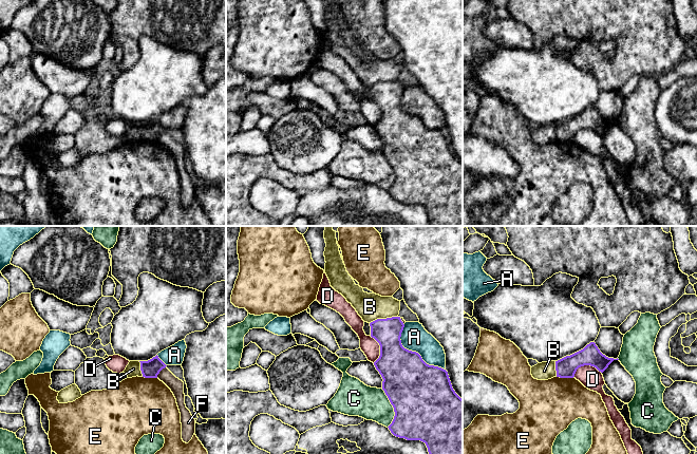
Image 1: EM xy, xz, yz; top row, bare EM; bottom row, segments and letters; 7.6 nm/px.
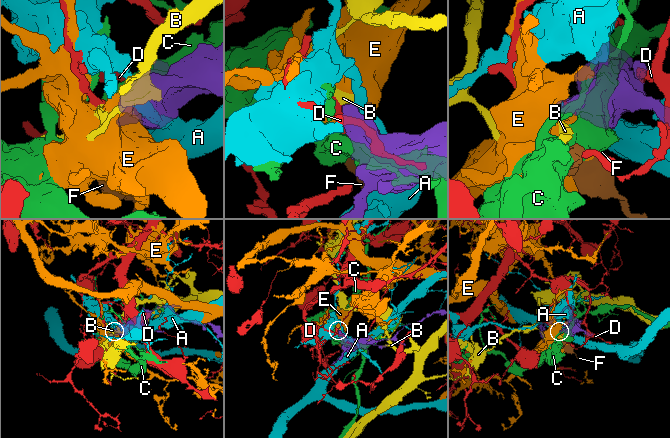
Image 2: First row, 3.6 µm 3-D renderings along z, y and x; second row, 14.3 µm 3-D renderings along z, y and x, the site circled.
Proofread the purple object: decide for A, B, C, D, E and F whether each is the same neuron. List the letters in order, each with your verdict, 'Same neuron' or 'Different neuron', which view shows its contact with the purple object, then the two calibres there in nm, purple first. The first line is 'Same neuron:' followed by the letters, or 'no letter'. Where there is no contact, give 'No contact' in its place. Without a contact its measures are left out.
Same neuron: no letter
A: Different neuron. Touches purple in xz. Thickness 400 nm (purple) against 200 nm
B: Different neuron. Touches purple in xz. Thickness 200 nm (purple) against 200 nm
C: Different neuron. Touches purple in xz. Thickness 480 nm (purple) against 260 nm
D: Different neuron. Touches purple in yz. Thickness 160 nm (purple) against 160 nm
E: Different neuron. Touches purple in yz. Thickness 160 nm (purple) against 400 nm
F: Different neuron. Touches purple in xy. Thickness 140 nm (purple) against 110 nm

